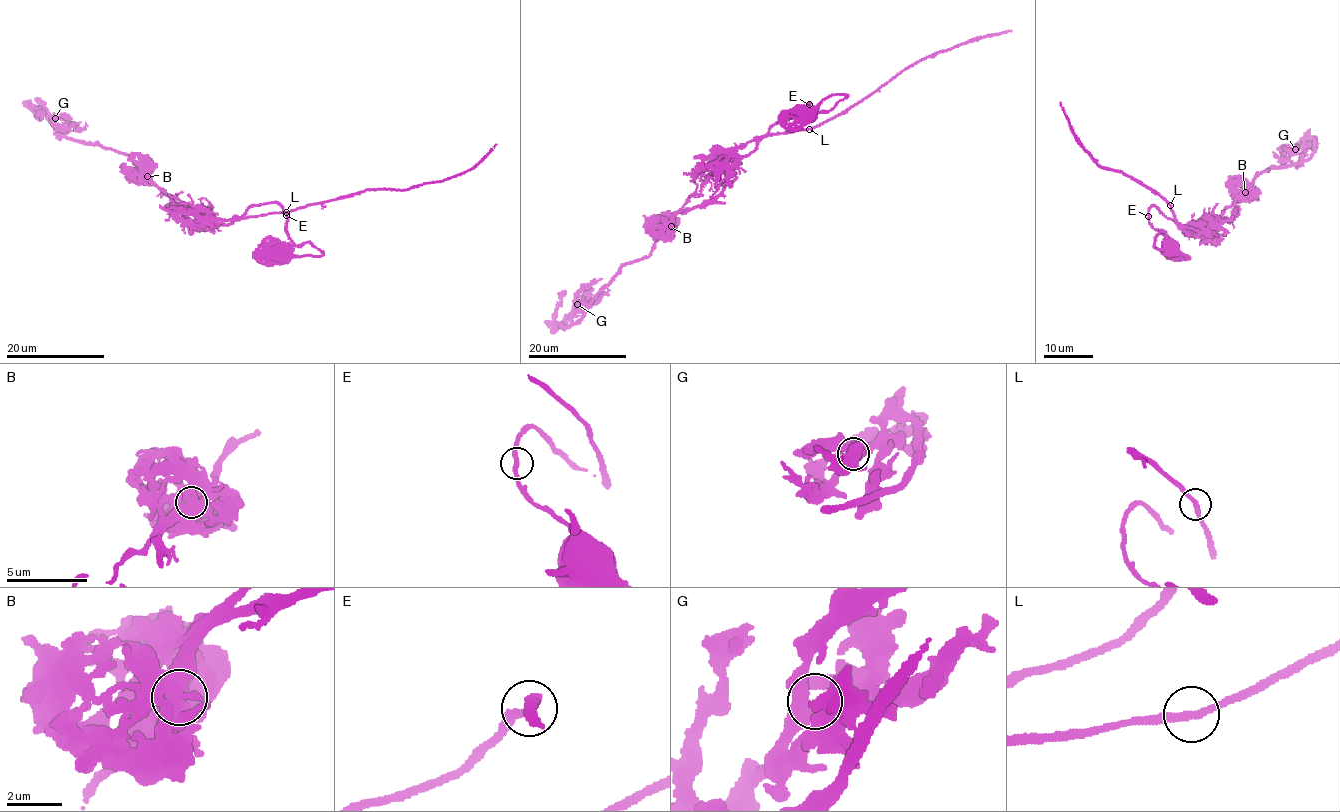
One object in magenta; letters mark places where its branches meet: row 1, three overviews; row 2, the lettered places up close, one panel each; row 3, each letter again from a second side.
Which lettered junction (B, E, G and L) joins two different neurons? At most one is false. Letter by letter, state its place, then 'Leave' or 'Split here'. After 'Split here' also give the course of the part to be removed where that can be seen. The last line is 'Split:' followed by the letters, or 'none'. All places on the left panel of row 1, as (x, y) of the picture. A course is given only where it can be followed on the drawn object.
B: Place: (147, 176). Split here. Course of the part to remove: (148, 176), (152, 166), (149, 180), (201, 224), (441, 182), (476, 165), (497, 144)
E: Place: (286, 215). Leave
G: Place: (55, 118). Leave
L: Place: (286, 212). Leave
Split: B

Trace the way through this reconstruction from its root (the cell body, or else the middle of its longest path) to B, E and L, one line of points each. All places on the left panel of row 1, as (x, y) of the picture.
B: (283, 250), (290, 240), (287, 213), (275, 202), (252, 206), (233, 222), (213, 226), (179, 205), (148, 176)
E: (283, 250), (290, 240), (286, 215)
L: (283, 250), (290, 237), (287, 232), (287, 213), (282, 207), (275, 202), (257, 204), (245, 215), (286, 212)

